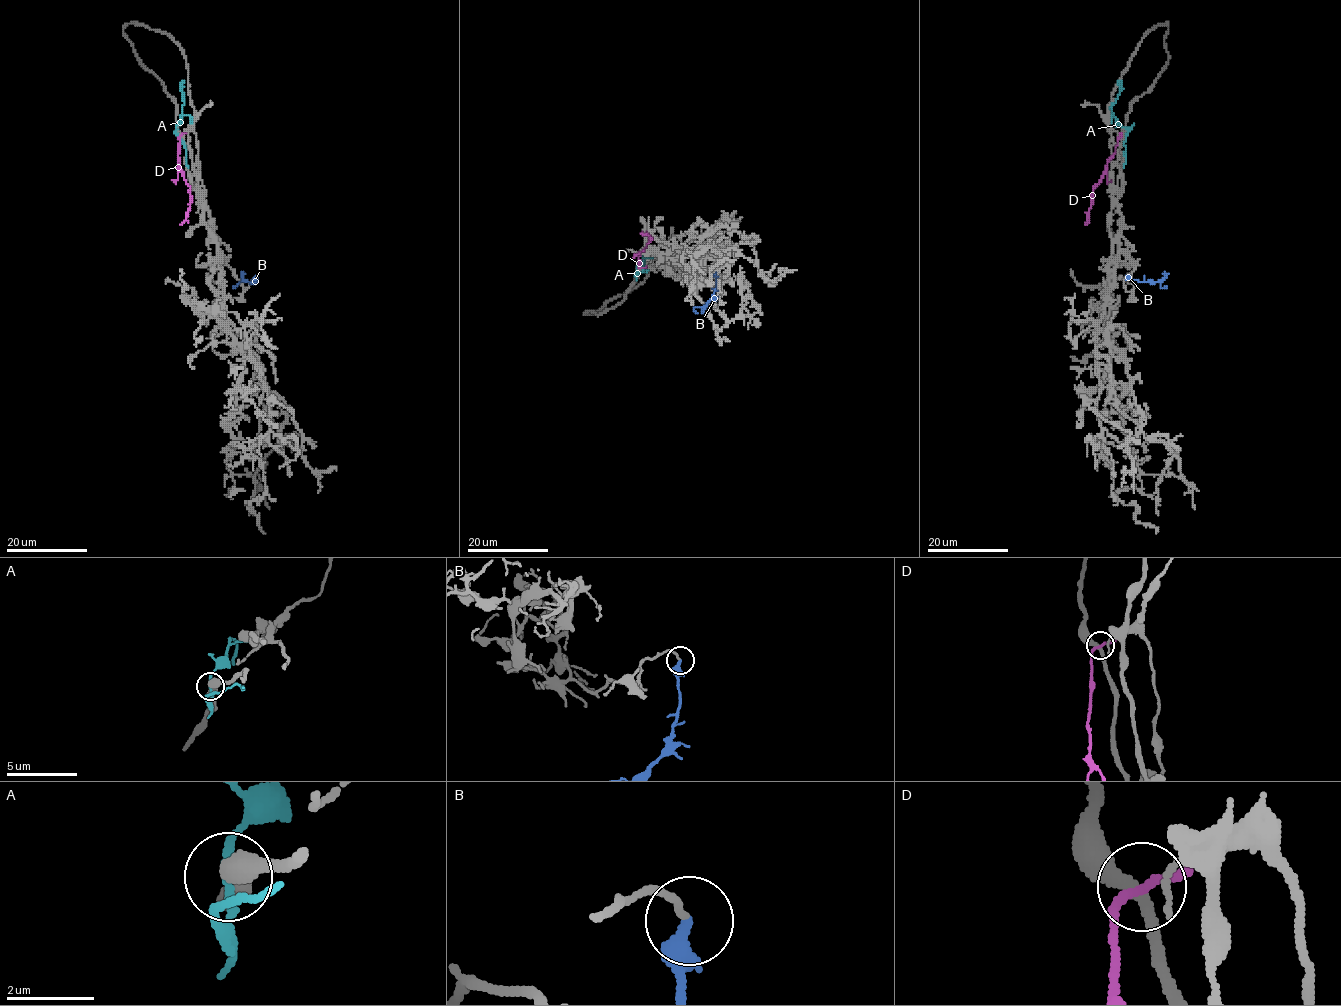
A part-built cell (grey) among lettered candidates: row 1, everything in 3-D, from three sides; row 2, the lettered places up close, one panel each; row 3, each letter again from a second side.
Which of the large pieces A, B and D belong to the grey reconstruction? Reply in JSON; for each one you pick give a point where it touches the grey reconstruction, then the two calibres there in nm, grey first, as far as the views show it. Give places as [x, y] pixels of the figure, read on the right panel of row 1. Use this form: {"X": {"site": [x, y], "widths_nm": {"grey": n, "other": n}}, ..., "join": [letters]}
{"B": {"site": [1126, 278], "widths_nm": {"grey": 160, "other": 320}}, "join": ["B"]}

